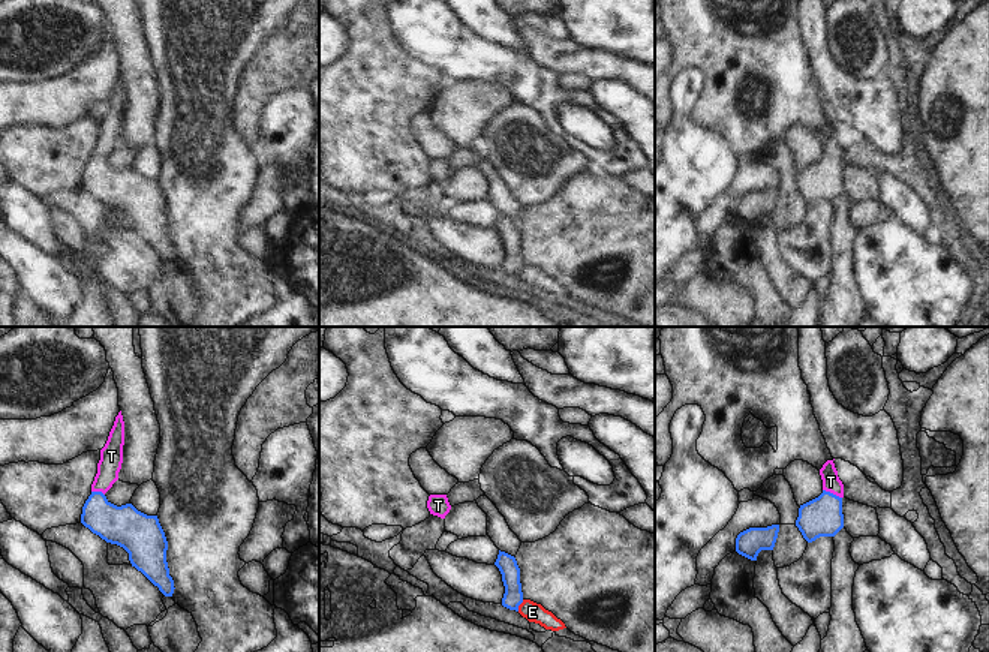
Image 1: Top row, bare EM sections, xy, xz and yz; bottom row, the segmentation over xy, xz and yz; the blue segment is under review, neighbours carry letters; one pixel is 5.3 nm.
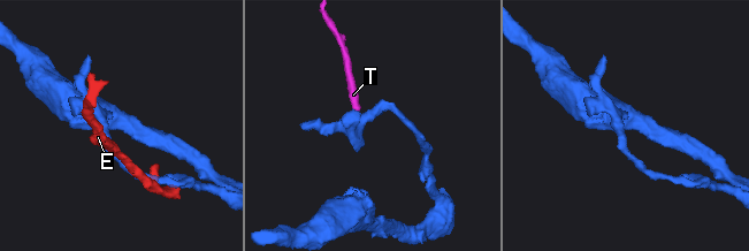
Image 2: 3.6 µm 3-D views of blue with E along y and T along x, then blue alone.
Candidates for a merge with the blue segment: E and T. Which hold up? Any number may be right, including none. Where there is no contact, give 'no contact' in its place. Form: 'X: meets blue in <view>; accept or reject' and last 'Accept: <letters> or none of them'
E: meets blue in xz; reject
T: meets blue in yz; accept
Accept: T

